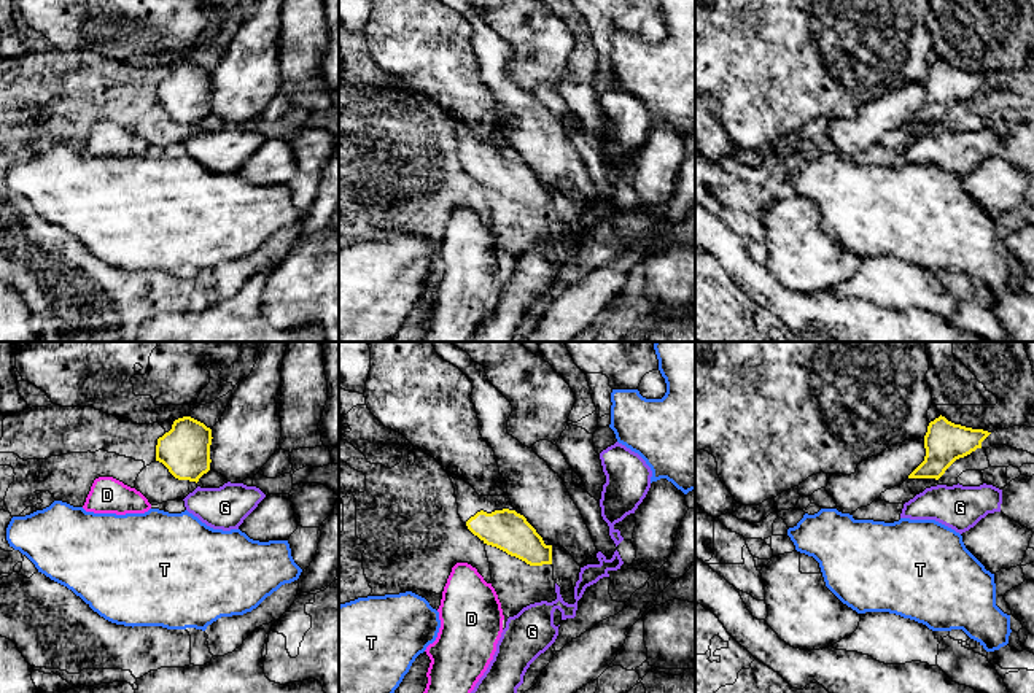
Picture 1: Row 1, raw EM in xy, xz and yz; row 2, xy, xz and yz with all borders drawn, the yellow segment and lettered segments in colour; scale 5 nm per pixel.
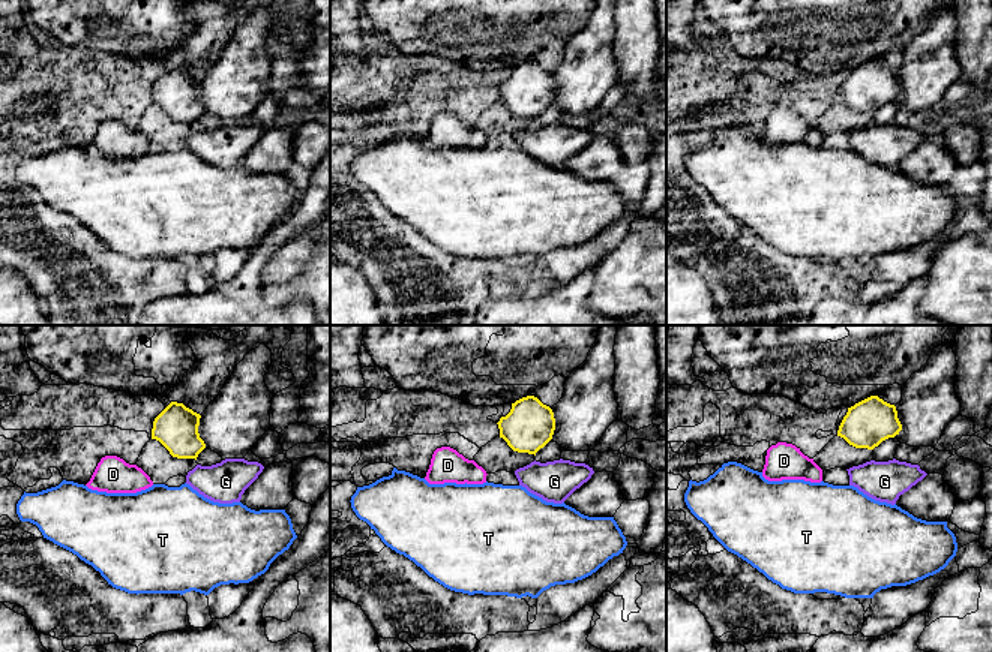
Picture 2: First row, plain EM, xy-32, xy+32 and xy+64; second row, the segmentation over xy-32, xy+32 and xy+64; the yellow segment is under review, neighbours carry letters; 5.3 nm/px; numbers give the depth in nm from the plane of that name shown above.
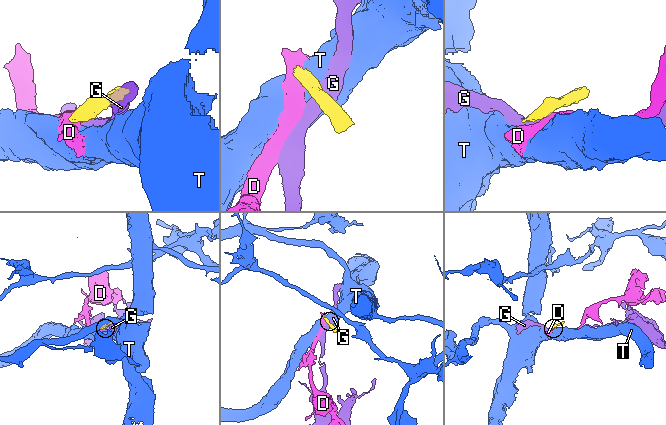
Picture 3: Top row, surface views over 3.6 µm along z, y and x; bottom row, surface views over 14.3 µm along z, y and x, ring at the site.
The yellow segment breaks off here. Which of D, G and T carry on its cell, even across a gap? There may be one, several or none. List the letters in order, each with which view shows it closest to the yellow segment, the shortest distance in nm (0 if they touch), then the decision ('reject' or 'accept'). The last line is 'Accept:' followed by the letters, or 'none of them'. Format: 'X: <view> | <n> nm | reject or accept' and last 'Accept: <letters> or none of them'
D: xz | 130 nm | reject
G: xy | 30 nm | reject
T: xy | 150 nm | reject
Accept: none of them

